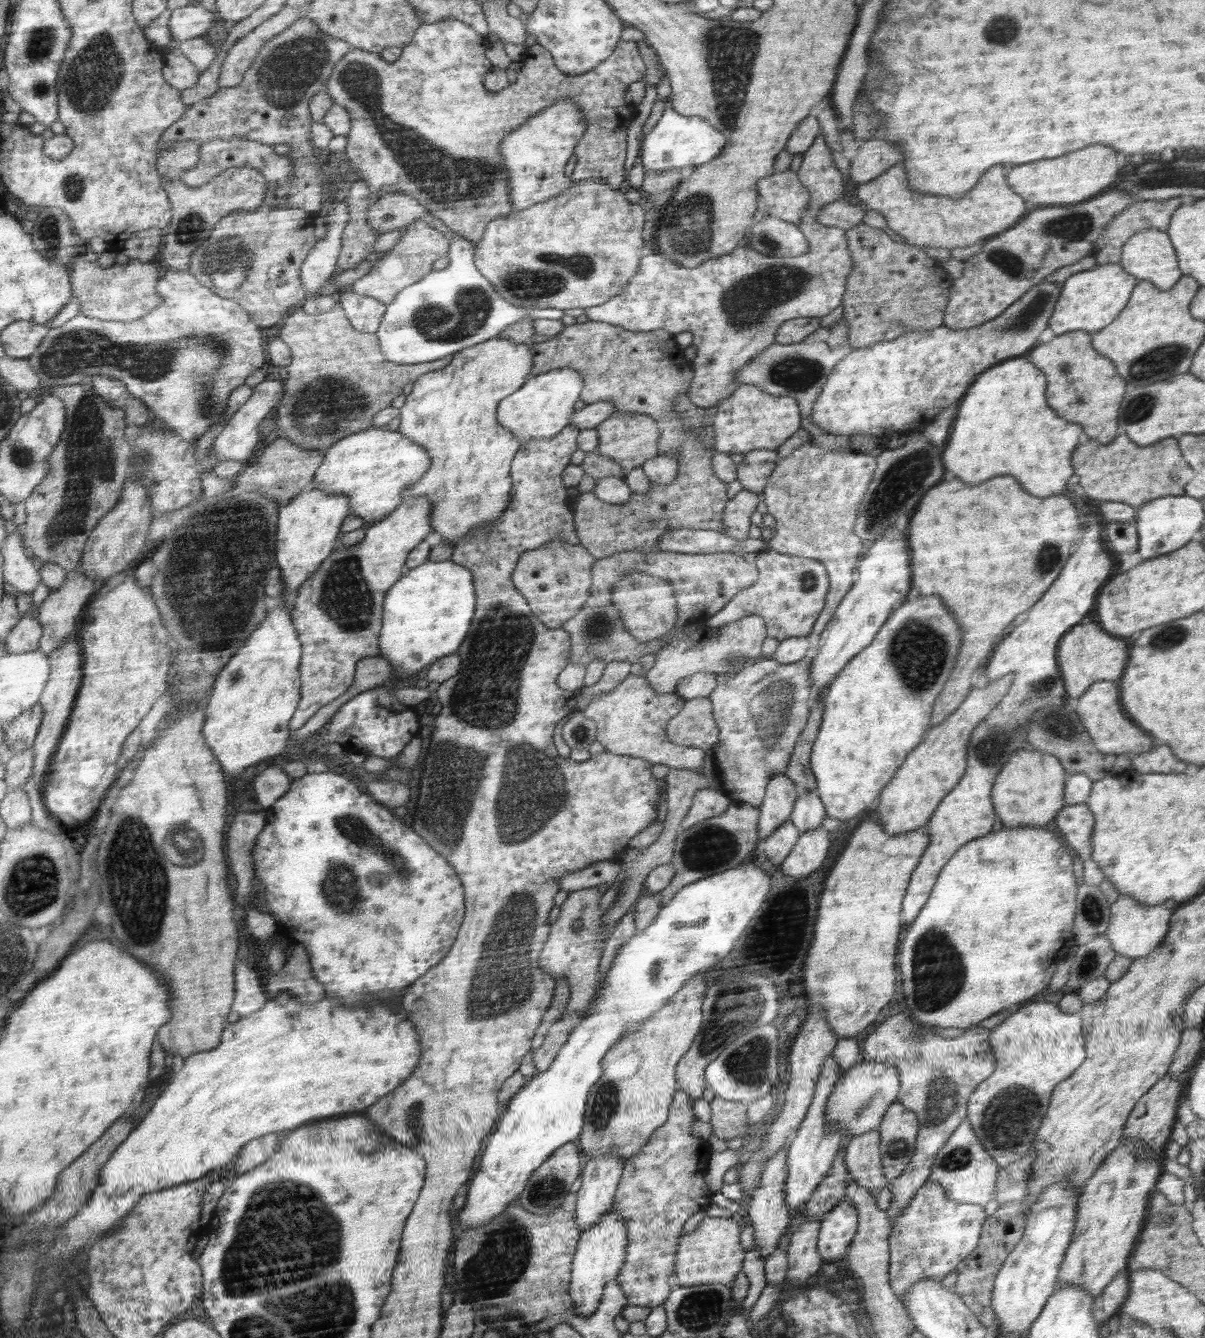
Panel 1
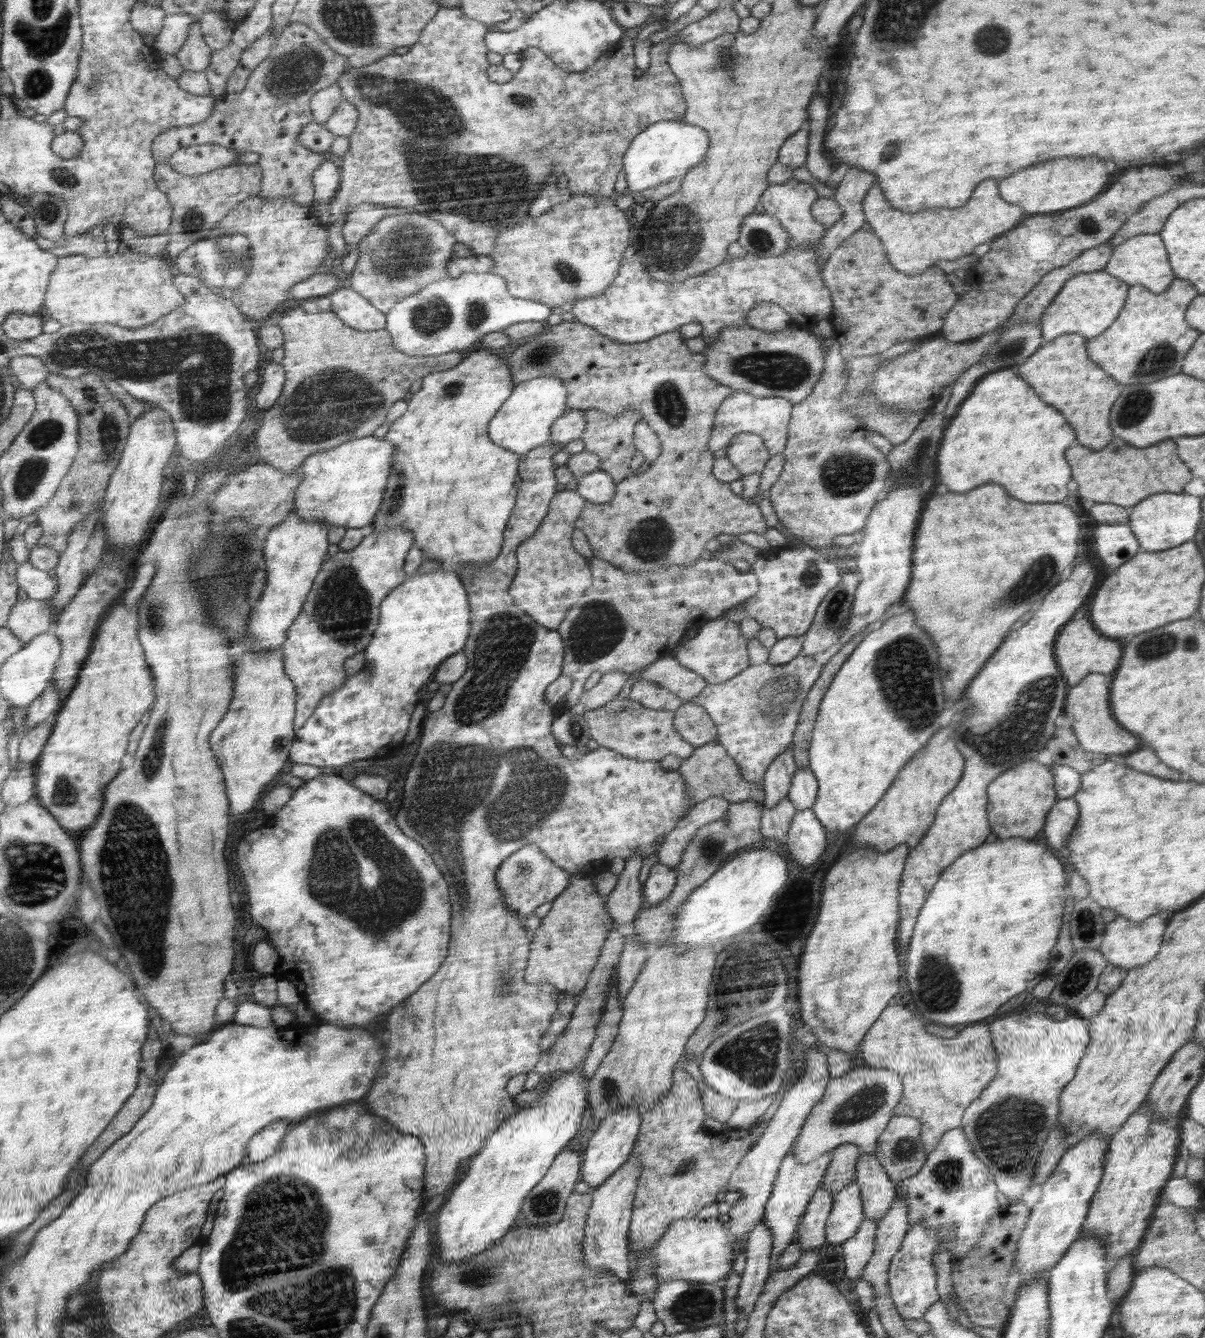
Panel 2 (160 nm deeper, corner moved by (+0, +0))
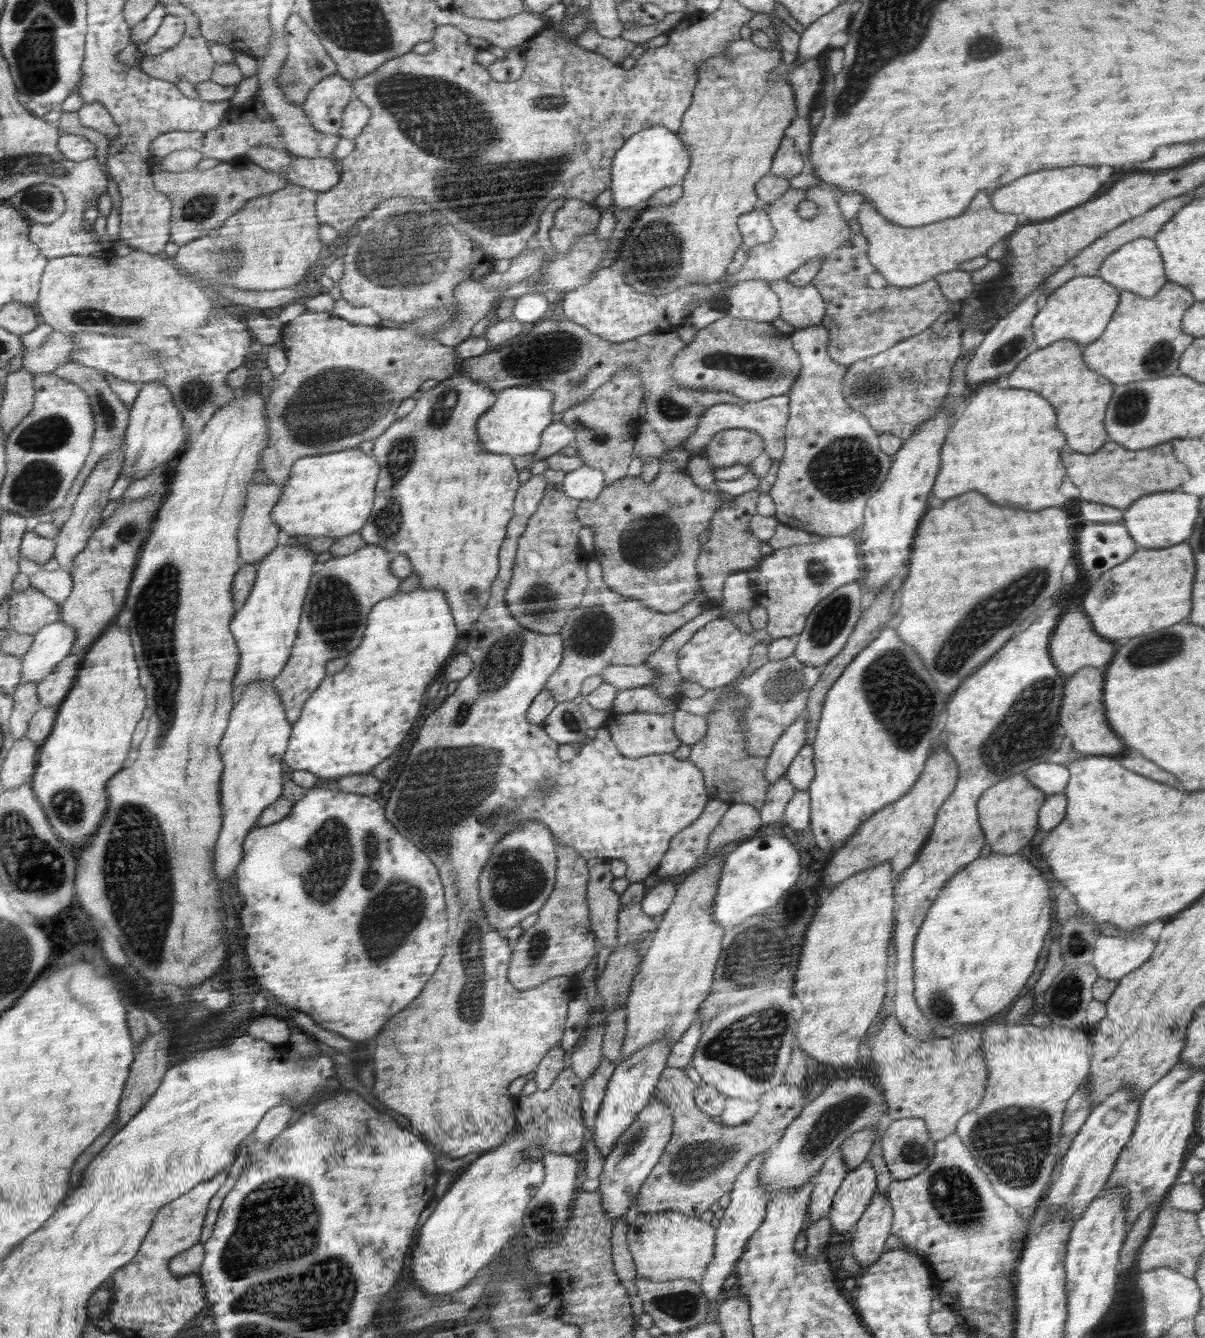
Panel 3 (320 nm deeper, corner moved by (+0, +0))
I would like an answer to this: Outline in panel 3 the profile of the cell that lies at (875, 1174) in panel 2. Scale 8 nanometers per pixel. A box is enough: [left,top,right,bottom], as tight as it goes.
[850,1189,893,1274]

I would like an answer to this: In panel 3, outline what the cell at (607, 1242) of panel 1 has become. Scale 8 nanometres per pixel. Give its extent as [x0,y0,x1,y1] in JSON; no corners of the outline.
[598,1094,675,1226]

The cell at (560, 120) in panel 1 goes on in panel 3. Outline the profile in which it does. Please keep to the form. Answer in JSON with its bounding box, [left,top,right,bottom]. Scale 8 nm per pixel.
[549,200,601,255]

